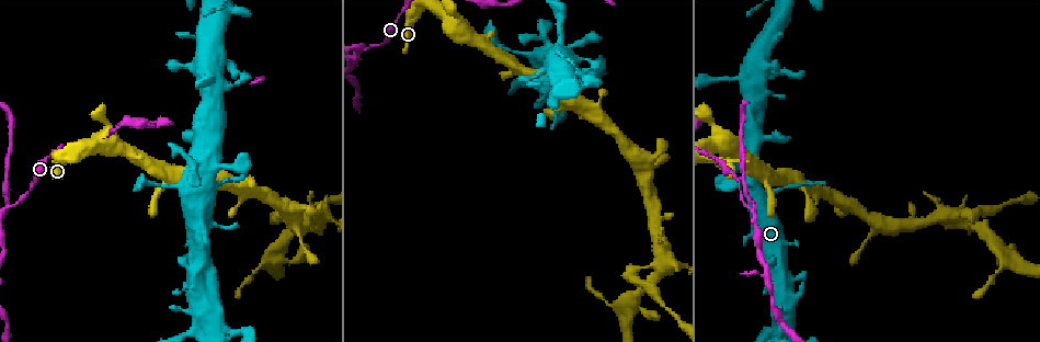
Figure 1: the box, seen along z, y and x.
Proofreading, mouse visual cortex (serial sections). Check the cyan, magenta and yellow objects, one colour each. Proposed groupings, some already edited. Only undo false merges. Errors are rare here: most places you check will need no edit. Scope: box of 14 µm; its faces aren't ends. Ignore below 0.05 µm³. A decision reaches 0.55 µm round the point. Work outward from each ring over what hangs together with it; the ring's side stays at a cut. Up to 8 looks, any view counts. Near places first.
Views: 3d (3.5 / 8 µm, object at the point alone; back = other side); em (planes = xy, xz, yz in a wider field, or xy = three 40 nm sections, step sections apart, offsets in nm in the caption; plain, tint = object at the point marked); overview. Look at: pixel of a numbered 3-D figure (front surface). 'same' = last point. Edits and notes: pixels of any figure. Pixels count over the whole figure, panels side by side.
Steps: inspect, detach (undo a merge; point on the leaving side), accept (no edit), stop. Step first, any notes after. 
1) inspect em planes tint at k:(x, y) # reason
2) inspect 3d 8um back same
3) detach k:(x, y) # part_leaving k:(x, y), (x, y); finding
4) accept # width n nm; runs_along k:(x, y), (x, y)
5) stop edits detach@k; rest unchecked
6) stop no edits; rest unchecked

inspect 3d 8um back at 1:(6, 204) # abrupt turn

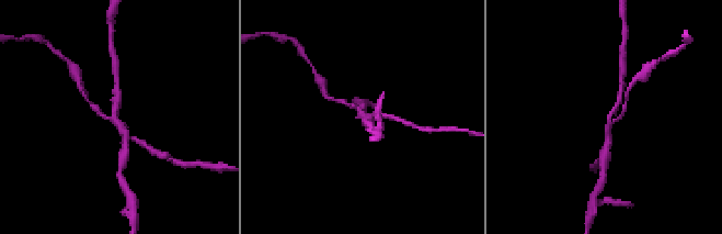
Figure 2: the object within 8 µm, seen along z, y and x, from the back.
inspect em xy step 3 tint at 2:(115, 121) # arms 3; arm_widths 150, 200, 200 nm; need the tissue

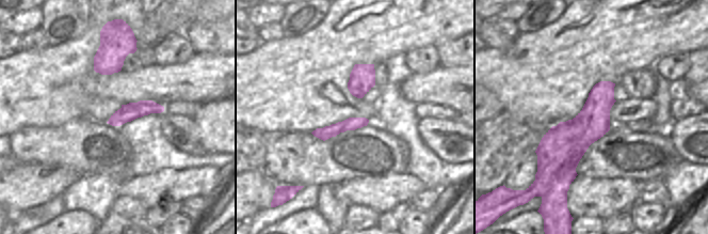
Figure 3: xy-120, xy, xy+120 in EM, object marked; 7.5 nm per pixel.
detach 2:(125, 156) # border 3:(557, 126), (575, 147), (551, 185); two cells meet here

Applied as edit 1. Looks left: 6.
inspect 3d 3.5um at 1:(596, 118) # sharp bend

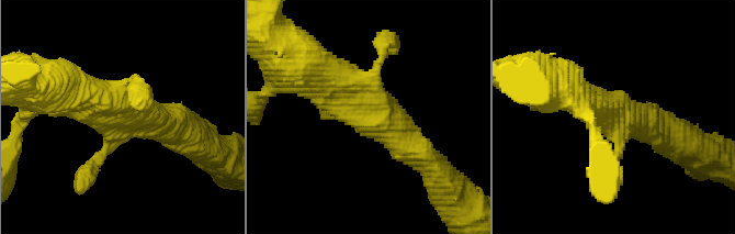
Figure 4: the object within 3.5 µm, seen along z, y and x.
inspect em xy step 5 tint at 4:(119, 112) # need the tissue

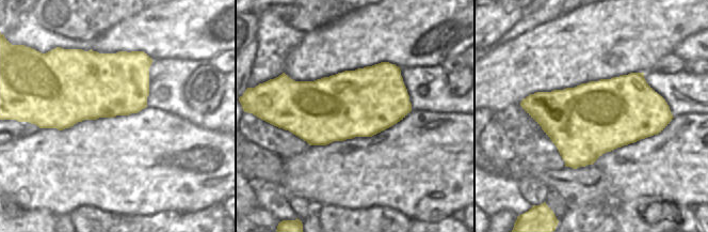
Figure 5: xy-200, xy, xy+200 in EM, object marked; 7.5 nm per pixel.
inspect em xy step 3 tint same # cut it another way

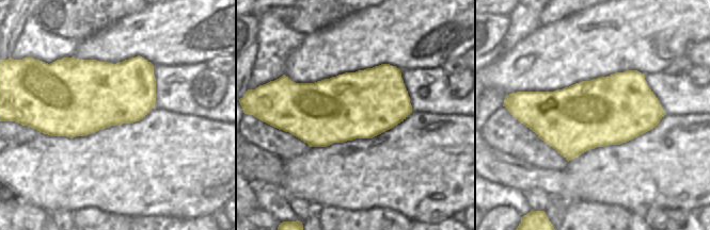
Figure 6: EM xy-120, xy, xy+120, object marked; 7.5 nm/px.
accept # continuous, no second cell

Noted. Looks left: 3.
inspect 3d 8um at 1:(200, 74)

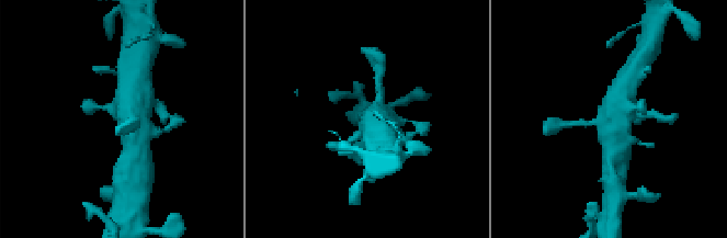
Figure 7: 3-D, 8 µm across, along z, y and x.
inspect em xy step 5 tint at 7:(122, 118) # shape alone is not enough

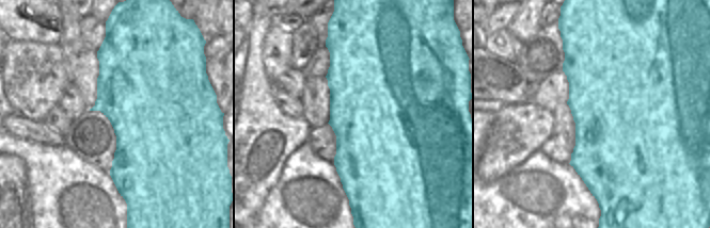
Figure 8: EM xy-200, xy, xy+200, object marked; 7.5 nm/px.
accept # runs_along 7:(137, 151), (132, 120), (132, 89); one cell here

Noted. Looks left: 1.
stop edits detach@2; rest unchecked

